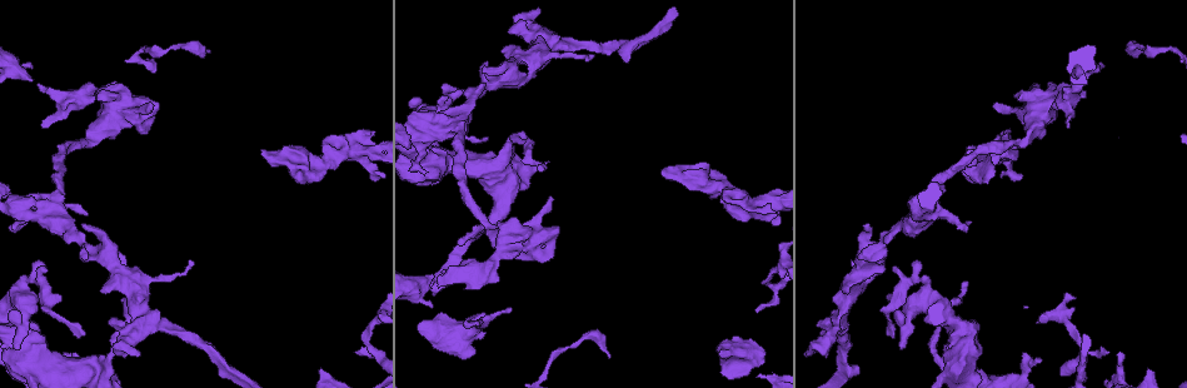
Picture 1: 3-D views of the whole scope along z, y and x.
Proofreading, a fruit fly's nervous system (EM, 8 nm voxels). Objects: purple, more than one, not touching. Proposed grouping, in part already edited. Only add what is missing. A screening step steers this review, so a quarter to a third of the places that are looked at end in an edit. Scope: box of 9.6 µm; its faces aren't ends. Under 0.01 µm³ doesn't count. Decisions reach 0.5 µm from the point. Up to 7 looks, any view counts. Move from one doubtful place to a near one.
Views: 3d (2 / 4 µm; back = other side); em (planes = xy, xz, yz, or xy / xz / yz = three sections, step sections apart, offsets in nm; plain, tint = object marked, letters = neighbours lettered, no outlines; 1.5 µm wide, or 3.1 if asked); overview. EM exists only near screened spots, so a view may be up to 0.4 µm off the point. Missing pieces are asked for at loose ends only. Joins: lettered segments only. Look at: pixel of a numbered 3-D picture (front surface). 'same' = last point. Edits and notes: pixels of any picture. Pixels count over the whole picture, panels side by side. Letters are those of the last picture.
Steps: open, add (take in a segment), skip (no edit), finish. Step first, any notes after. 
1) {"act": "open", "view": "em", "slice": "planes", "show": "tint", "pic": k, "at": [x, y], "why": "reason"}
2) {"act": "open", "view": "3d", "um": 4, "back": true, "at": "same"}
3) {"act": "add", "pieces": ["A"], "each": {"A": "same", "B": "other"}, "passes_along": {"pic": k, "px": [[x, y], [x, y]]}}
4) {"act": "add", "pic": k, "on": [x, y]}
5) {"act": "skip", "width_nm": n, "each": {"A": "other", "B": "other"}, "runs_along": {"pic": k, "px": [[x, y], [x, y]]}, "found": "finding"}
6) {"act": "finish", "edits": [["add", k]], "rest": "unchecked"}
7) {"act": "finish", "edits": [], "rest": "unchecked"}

{"act": "open", "view": "em", "slice": "planes", "show": "letters", "pic": 1, "at": [1068, 127], "why": "an open end"}

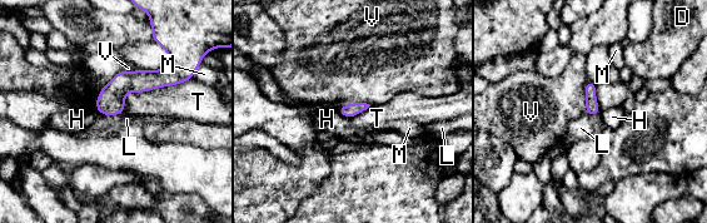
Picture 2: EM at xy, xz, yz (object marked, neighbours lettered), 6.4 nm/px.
{"act": "skip", "each": {"D": "other", "H": "other", "L": "other", "M": "other", "T": "other", "V": "other"}, "found": "no lettered segment goes on from it"}

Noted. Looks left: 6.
{"act": "open", "view": "em", "slice": "planes", "show": "letters", "pic": 1, "at": [970, 222], "why": "free end"}

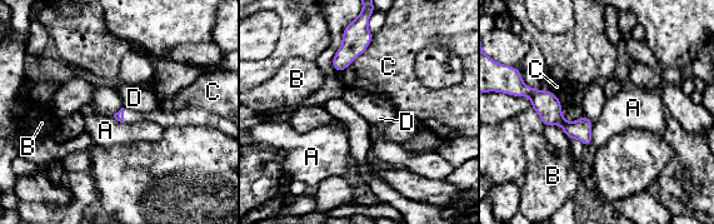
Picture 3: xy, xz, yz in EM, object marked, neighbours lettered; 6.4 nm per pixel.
{"act": "skip", "each": {"A": "other", "B": "other", "C": "other", "D": "other"}, "runs_along": {"pic": 3, "px": [[530, 91], [588, 142]]}, "found": "no lettered segment goes on from it"}

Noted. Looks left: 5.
{"act": "open", "view": "em", "slice": "planes", "show": "plain", "pic": 1, "at": [867, 226], "why": "an open end"}

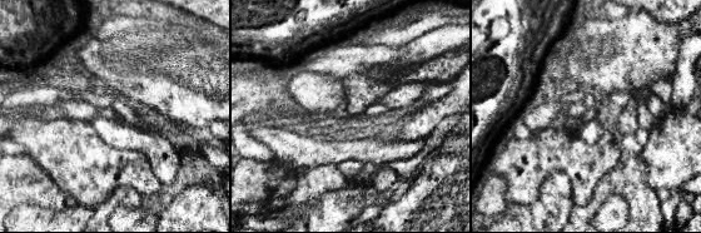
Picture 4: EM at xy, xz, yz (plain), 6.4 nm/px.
{"act": "open", "view": "em", "slice": "planes", "show": "letters", "at": "same"}

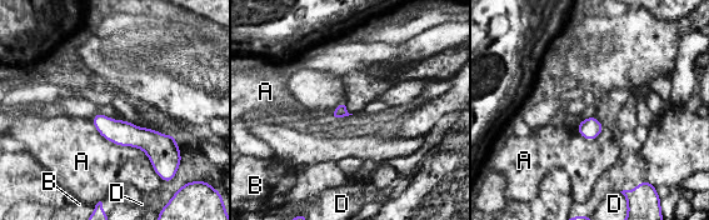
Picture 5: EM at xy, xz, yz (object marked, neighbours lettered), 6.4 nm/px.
{"act": "skip", "each": {"A": "other", "B": "other", "D": "other"}, "runs_along": {"pic": 5, "px": [[95, 120], [151, 141], [174, 161]]}, "found": "none of them fits"}

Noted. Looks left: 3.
{"act": "finish", "edits": [], "rest": "unchecked"}

